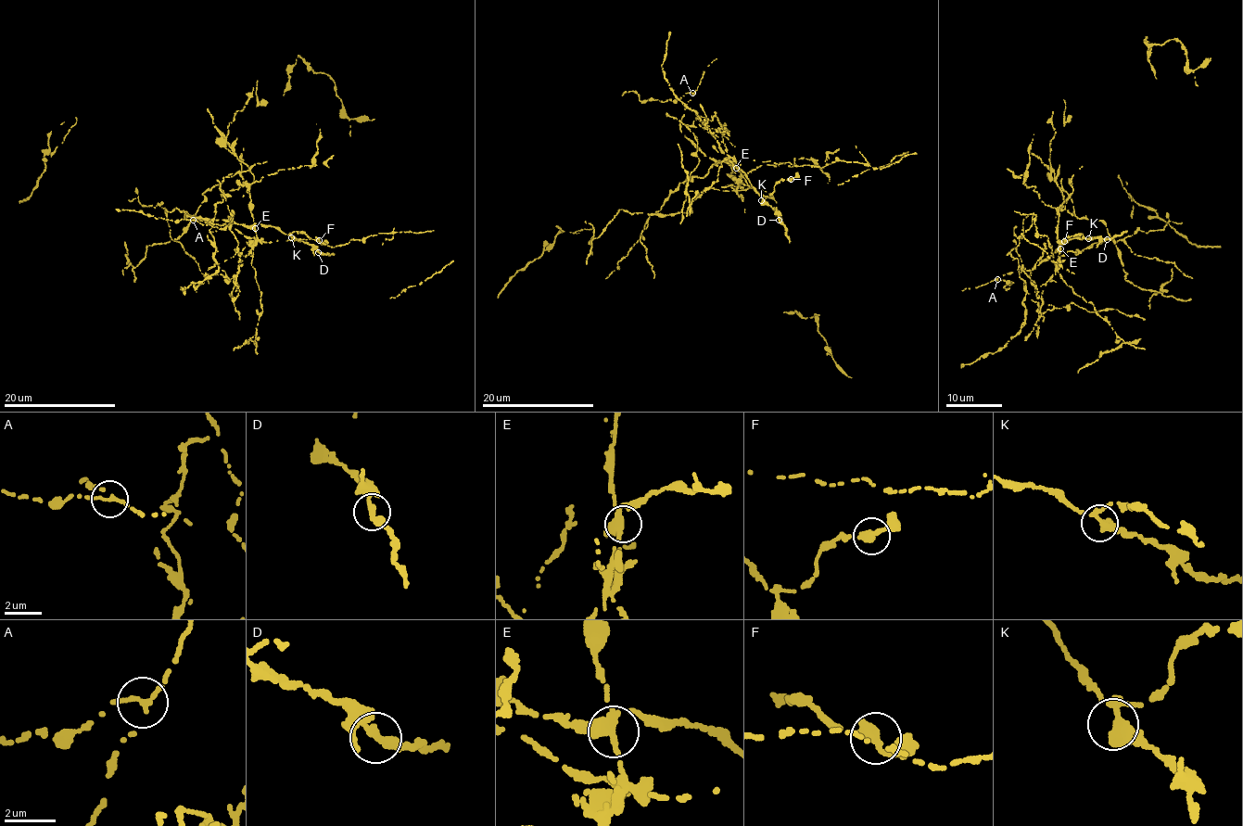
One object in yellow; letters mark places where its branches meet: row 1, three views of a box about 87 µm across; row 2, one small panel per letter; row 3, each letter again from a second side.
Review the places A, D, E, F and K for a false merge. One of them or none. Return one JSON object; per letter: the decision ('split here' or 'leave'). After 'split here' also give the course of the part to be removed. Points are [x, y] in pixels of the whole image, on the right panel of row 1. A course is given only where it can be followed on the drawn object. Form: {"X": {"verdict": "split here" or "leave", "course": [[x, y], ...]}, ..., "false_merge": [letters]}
{"A": {"verdict": "leave"}, "D": {"verdict": "leave"}, "E": {"verdict": "split here"}, "F": {"verdict": "leave"}, "K": {"verdict": "leave"}, "false_merge": ["E"]}

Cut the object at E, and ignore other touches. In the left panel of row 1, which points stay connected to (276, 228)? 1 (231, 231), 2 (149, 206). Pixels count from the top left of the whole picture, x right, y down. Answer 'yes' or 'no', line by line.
1: no
2: no

